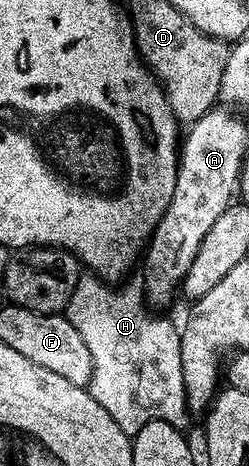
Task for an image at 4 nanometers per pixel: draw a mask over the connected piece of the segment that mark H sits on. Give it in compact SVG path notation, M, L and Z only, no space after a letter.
M94 274L80 275L63 314L77 334L81 334L89 350L89 358L93 358L93 374L89 385L91 396L97 398L101 406L105 406L109 418L113 418L113 422L117 422L123 432L134 437L146 423L154 420L185 425L189 409L185 398L185 378L181 370L180 329L176 325L174 328L163 317L166 315L152 311L143 295L142 283L138 279L130 280L116 286L100 280Z

